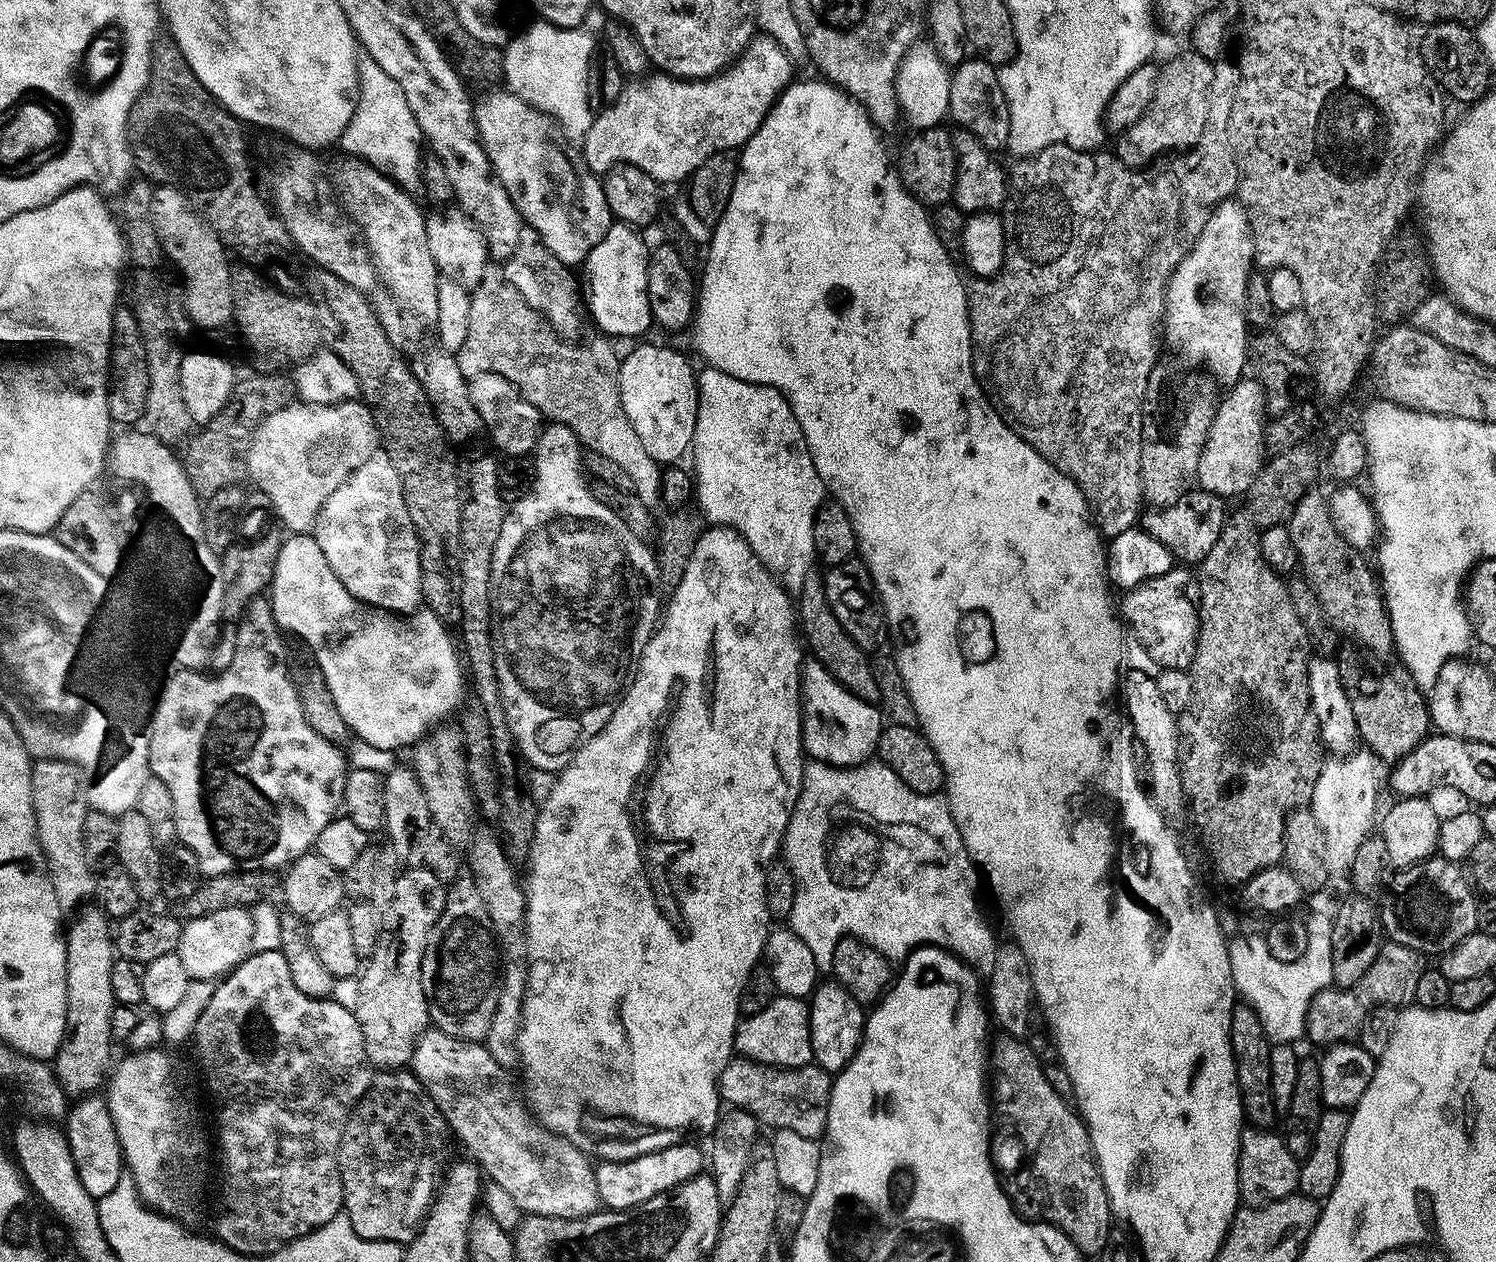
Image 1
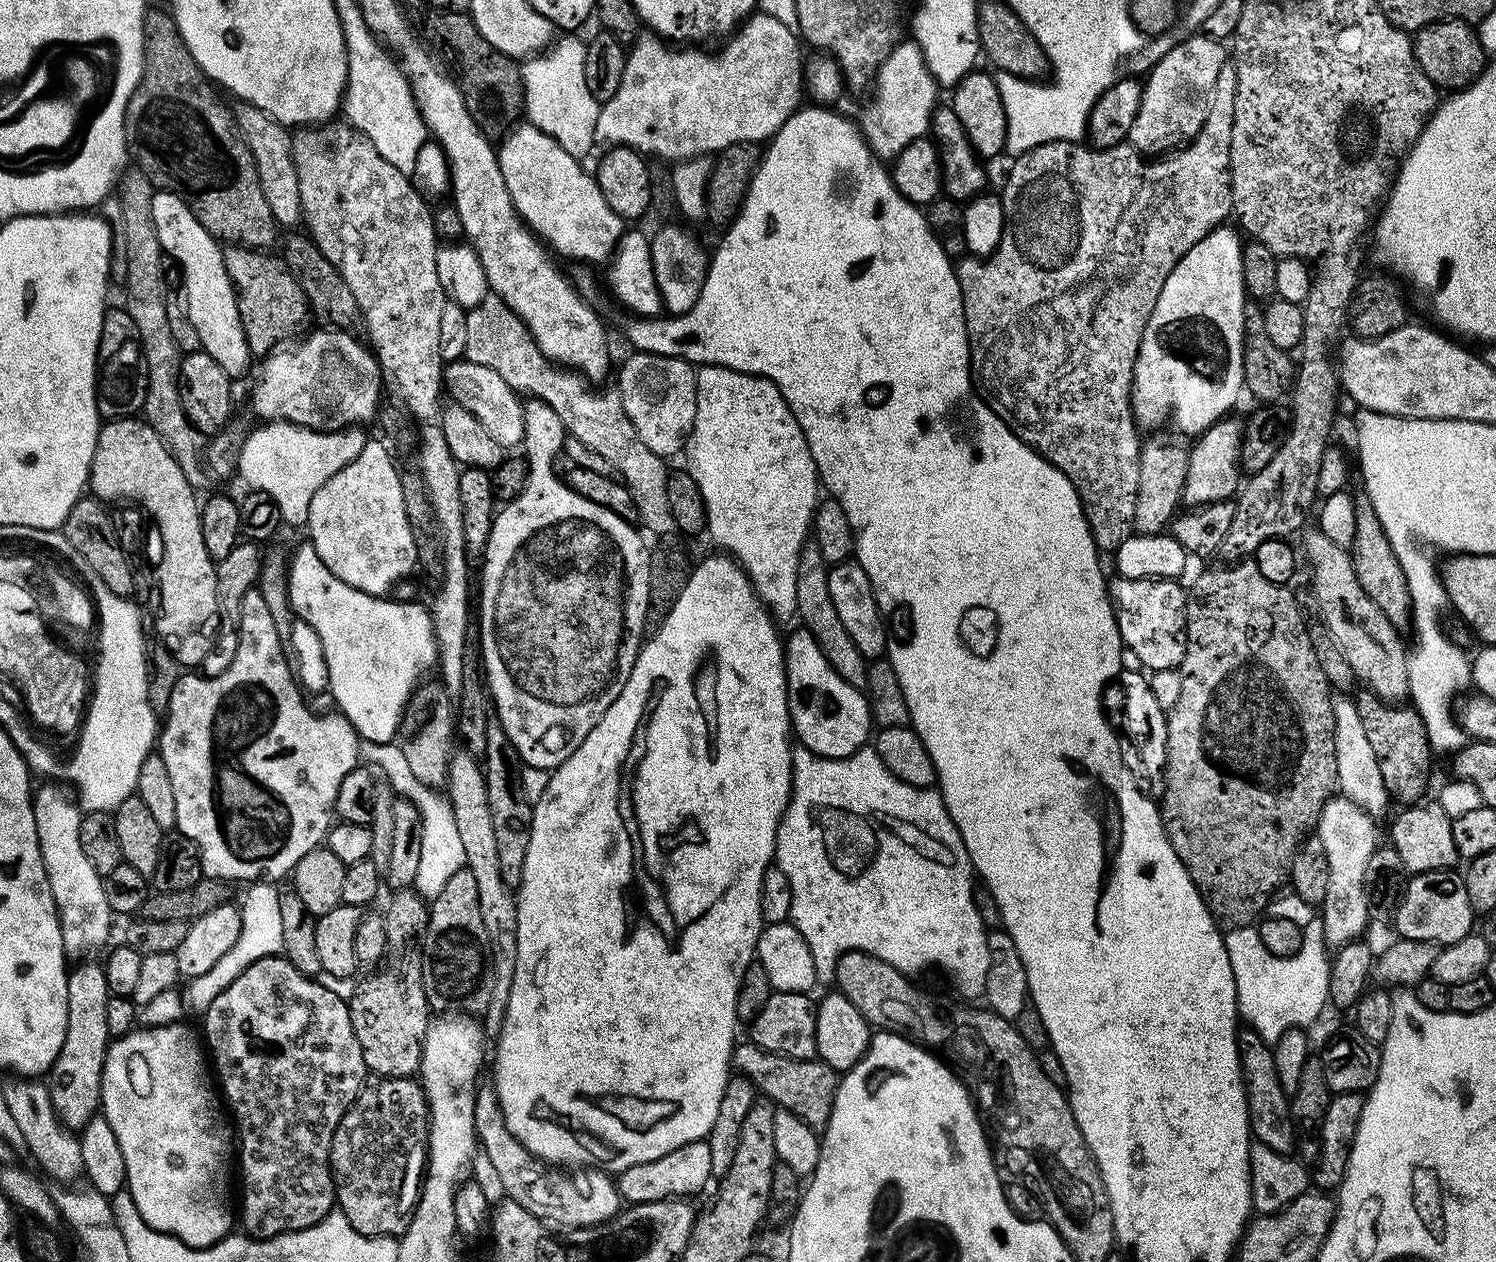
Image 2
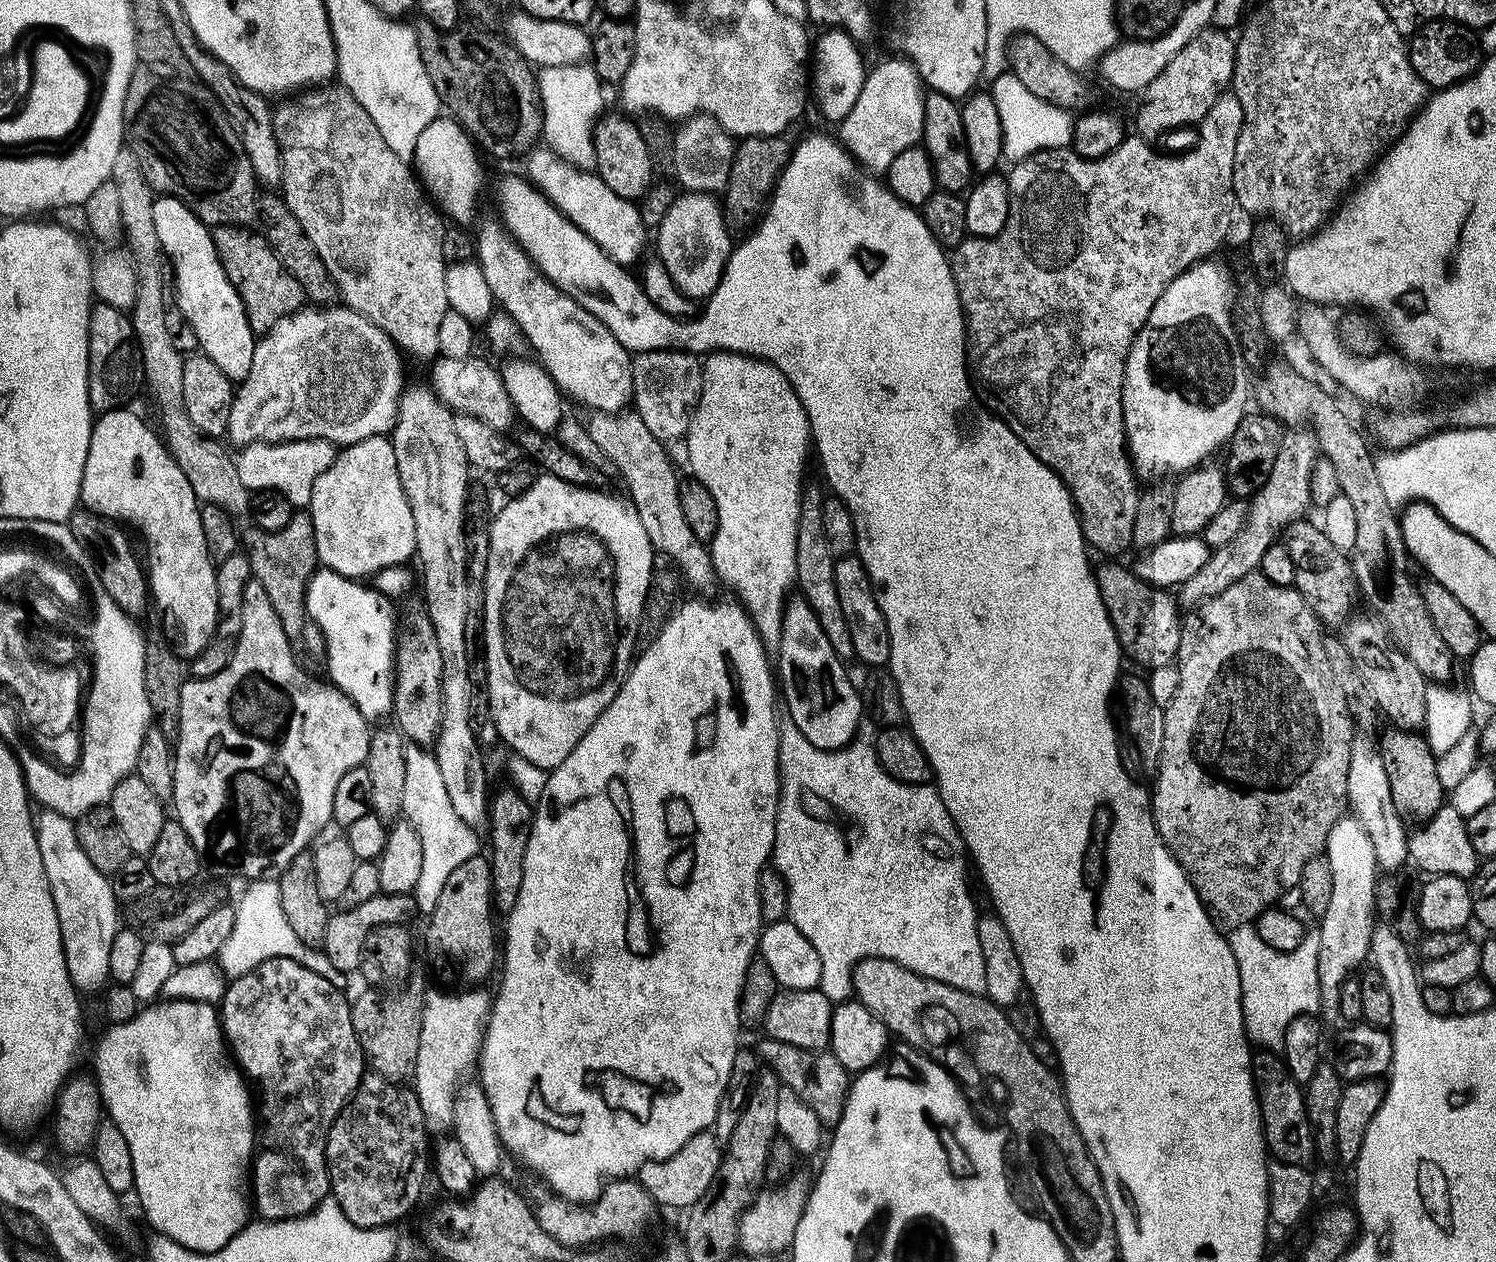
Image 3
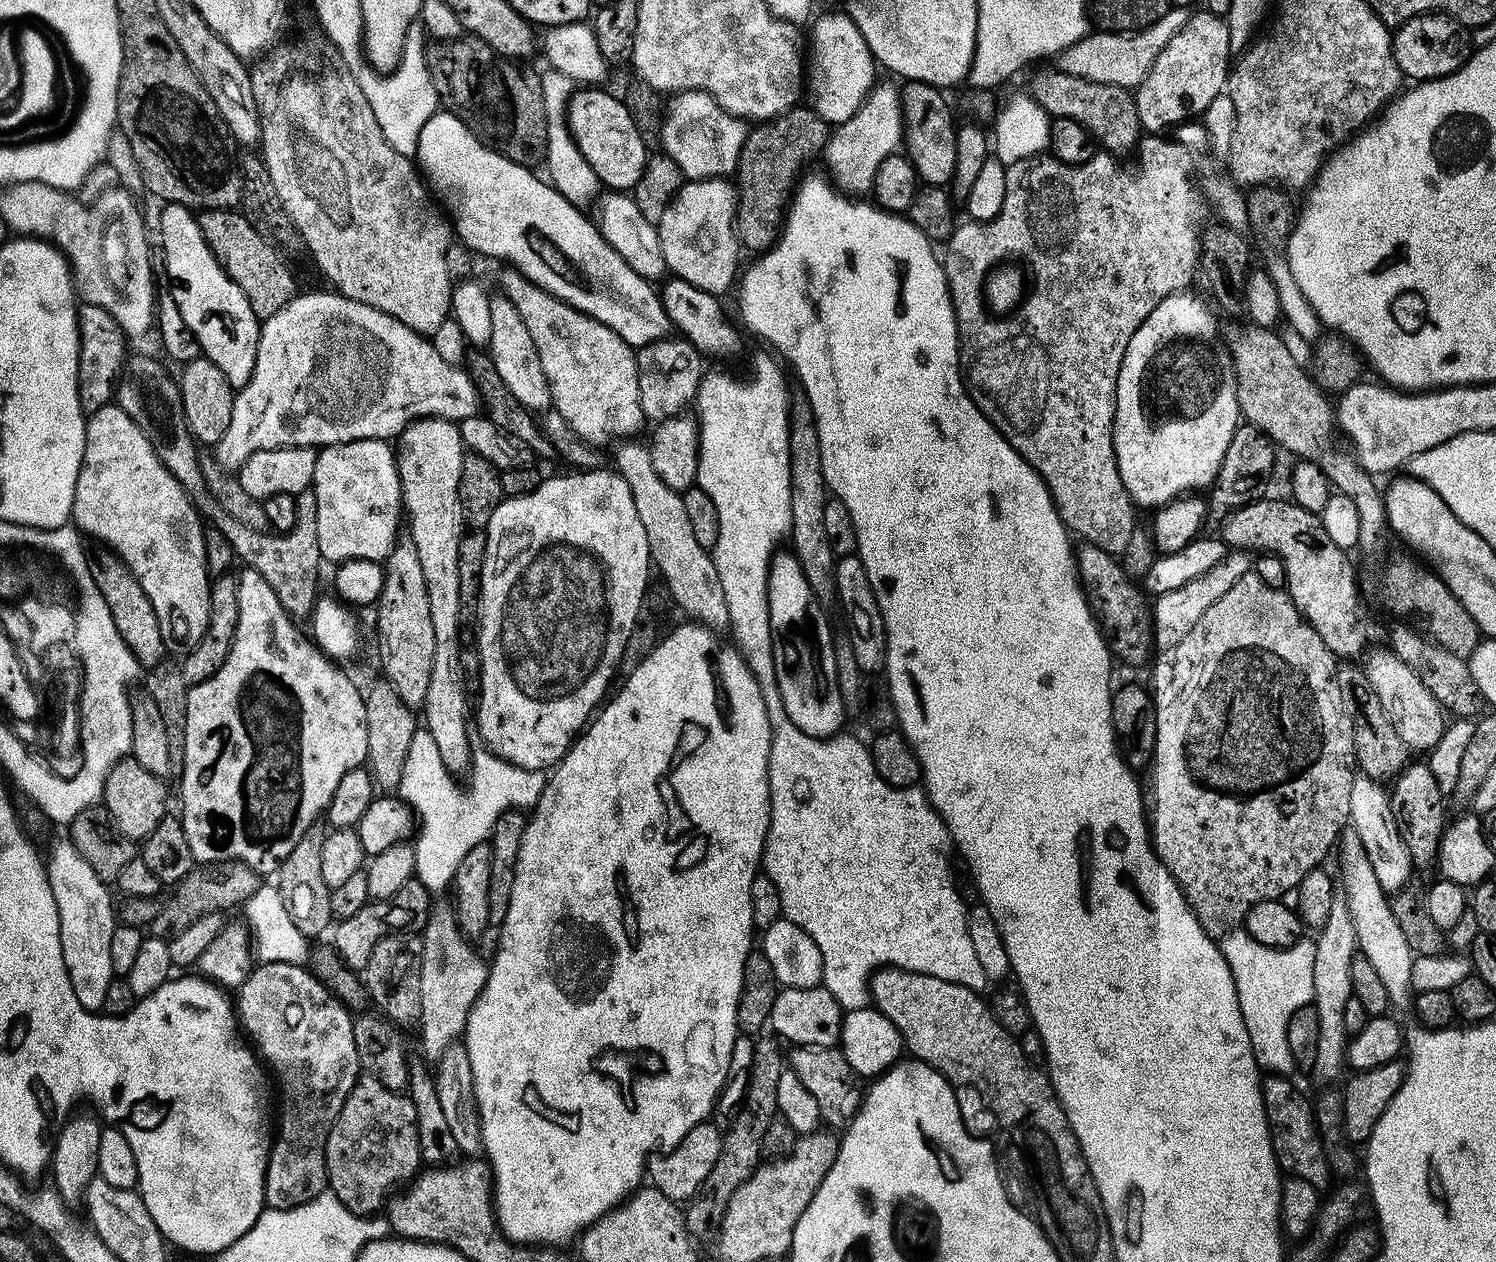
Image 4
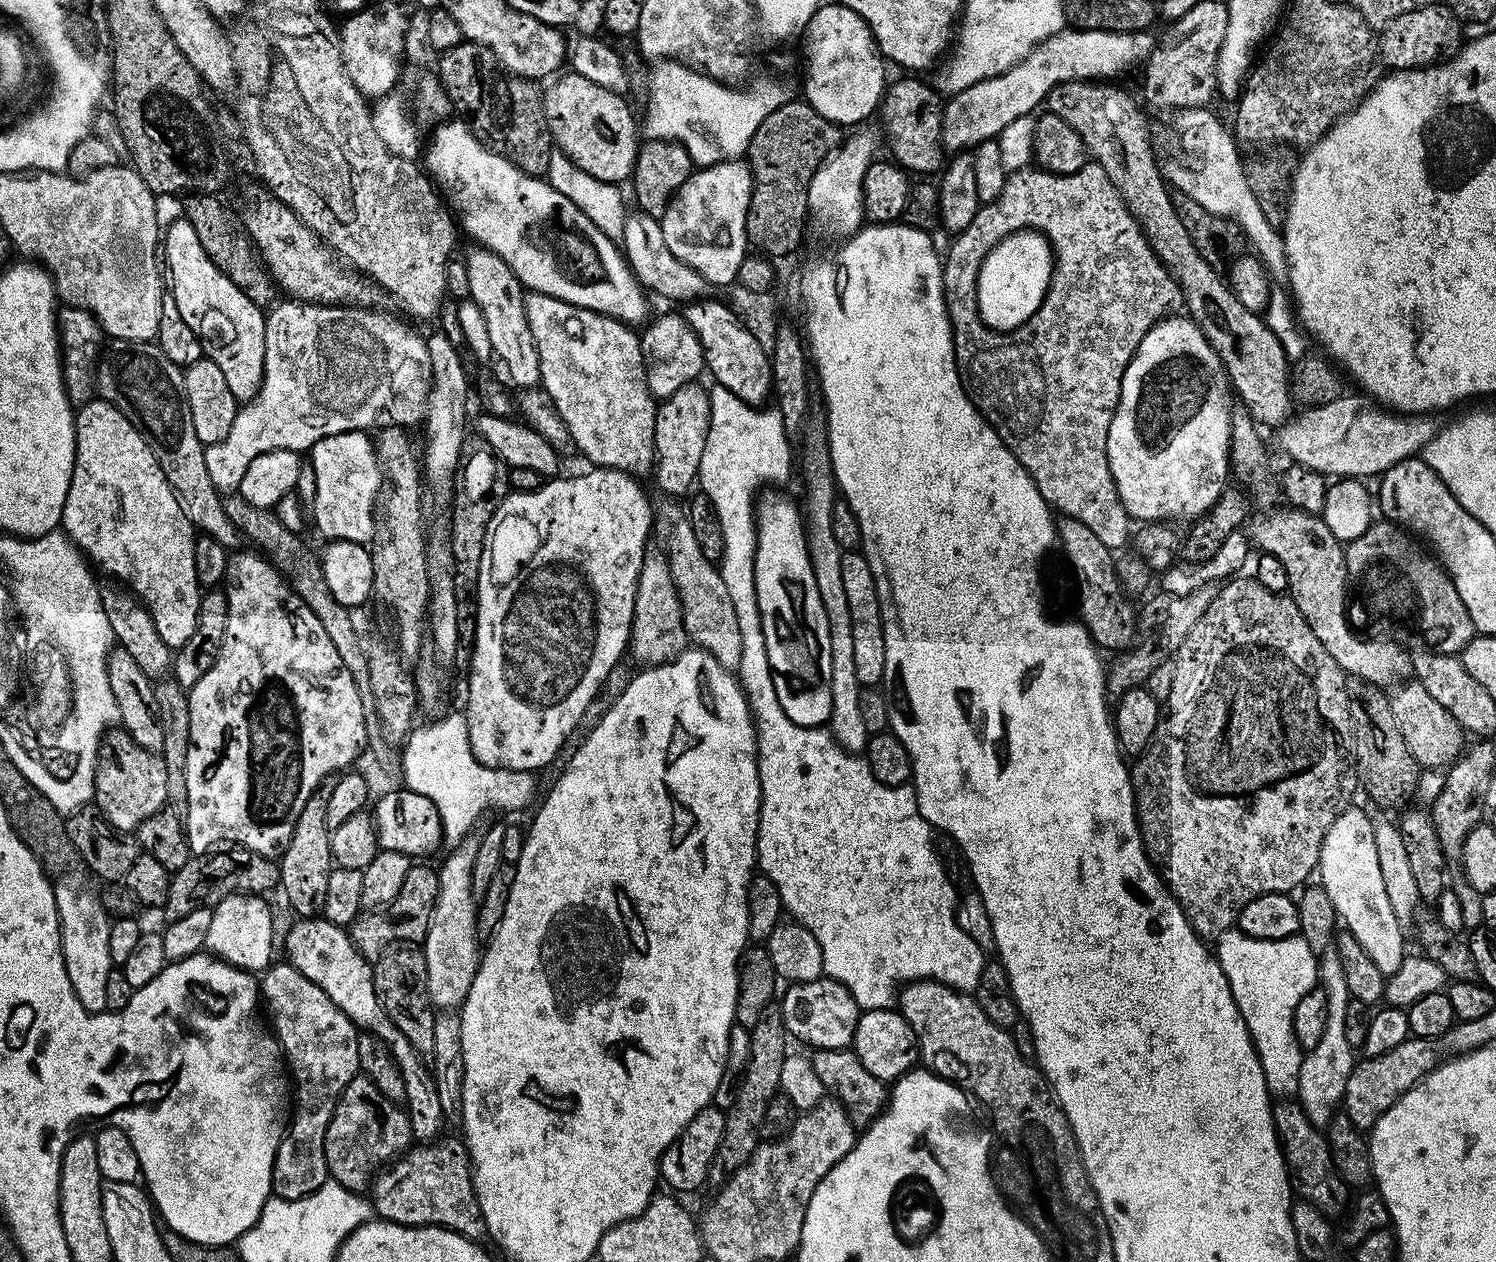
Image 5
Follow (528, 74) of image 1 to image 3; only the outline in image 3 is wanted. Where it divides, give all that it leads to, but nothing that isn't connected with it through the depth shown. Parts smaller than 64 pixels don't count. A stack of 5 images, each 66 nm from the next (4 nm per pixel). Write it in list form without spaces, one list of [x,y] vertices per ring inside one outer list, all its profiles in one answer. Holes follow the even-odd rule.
[[[583,63],[541,67],[536,76],[536,90],[544,116],[543,143],[565,164],[581,170],[589,169],[595,159],[592,144],[595,121],[605,111],[602,82],[591,67]]]

